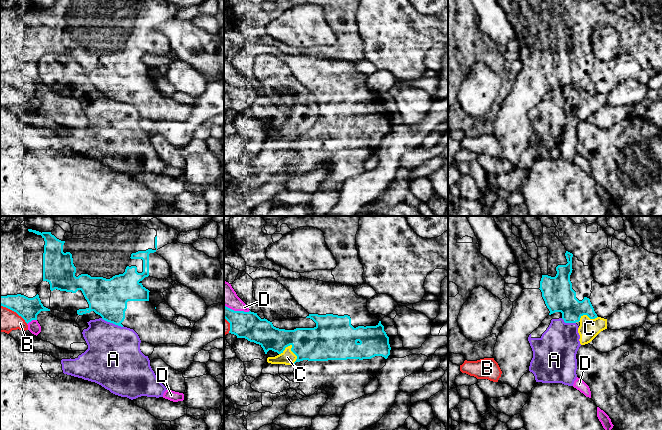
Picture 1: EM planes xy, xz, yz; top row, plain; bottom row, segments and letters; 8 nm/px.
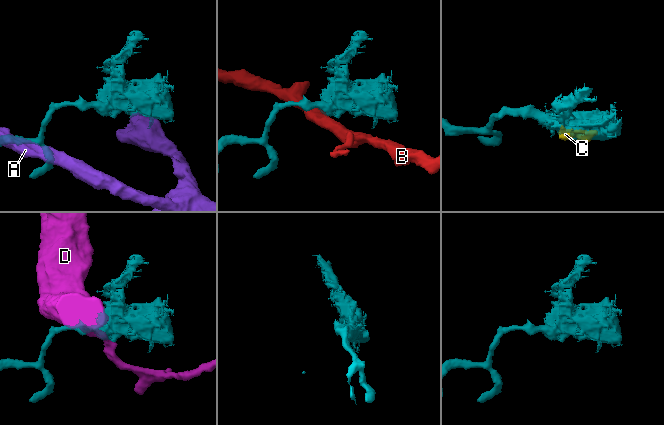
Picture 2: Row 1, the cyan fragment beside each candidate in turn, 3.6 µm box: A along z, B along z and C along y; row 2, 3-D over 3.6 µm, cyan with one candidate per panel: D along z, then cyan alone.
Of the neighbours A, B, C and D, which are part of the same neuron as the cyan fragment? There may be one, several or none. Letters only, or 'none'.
none

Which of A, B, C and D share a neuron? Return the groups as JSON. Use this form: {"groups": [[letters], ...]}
{"groups": [["A", "C"], ["B"], ["D"]]}

